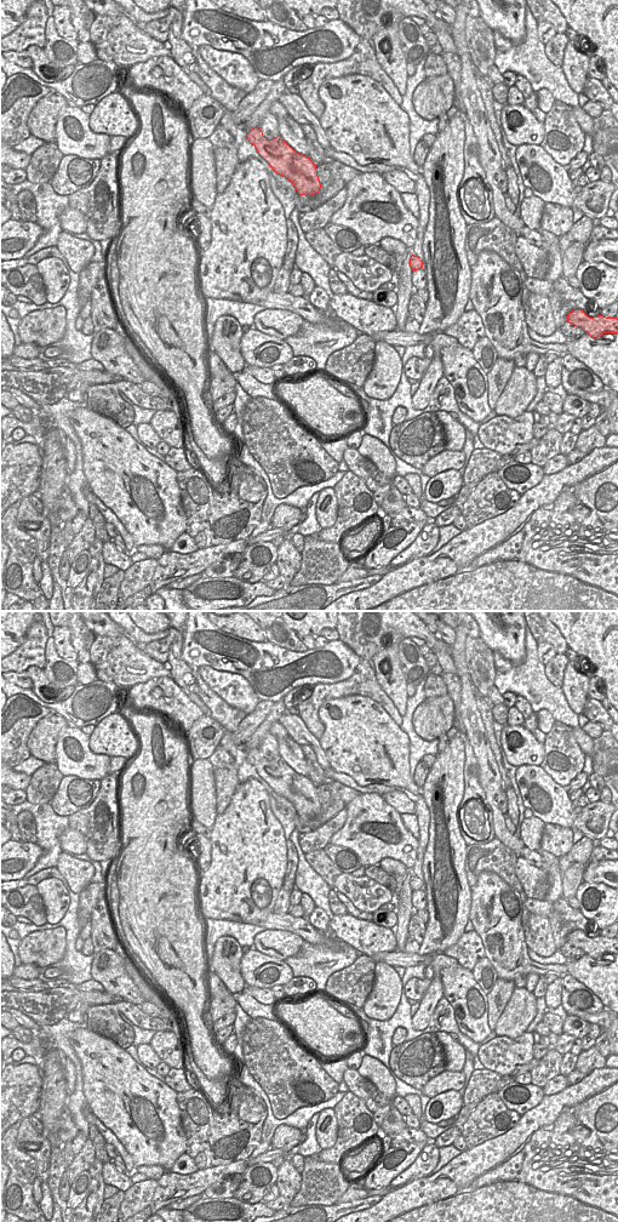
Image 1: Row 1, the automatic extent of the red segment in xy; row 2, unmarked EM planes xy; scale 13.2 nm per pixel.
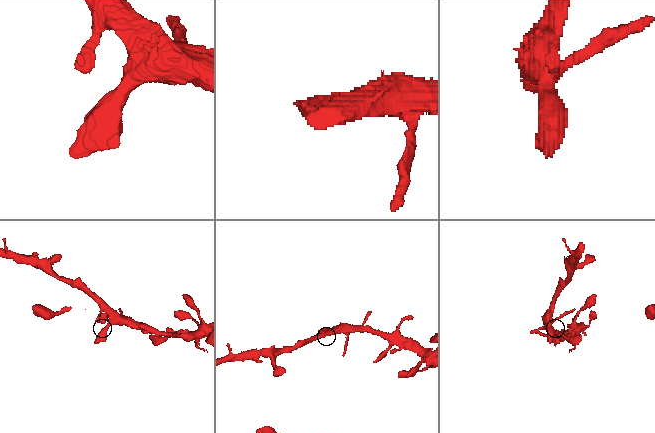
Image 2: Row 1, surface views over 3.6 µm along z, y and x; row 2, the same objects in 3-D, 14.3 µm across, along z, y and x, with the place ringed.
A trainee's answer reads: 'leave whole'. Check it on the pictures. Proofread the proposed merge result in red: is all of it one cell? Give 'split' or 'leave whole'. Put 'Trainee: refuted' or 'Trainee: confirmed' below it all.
leave whole
Trainee: confirmed

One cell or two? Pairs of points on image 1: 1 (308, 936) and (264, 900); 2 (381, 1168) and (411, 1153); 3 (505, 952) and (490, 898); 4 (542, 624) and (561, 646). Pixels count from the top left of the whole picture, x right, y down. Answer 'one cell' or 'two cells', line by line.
1: two cells
2: one cell
3: one cell
4: one cell

